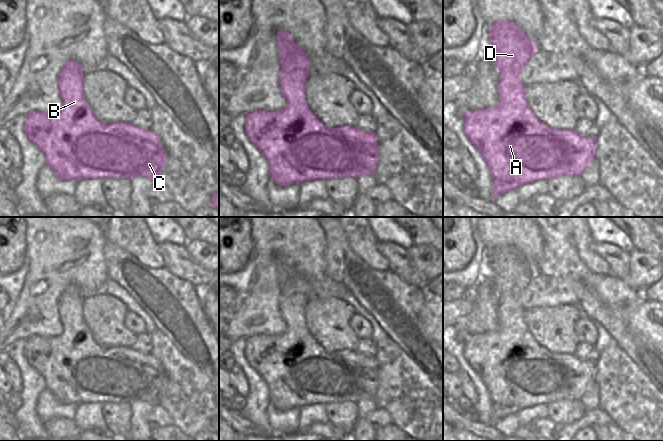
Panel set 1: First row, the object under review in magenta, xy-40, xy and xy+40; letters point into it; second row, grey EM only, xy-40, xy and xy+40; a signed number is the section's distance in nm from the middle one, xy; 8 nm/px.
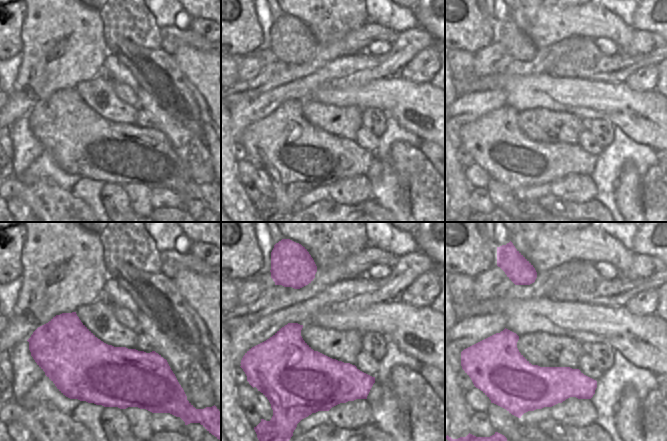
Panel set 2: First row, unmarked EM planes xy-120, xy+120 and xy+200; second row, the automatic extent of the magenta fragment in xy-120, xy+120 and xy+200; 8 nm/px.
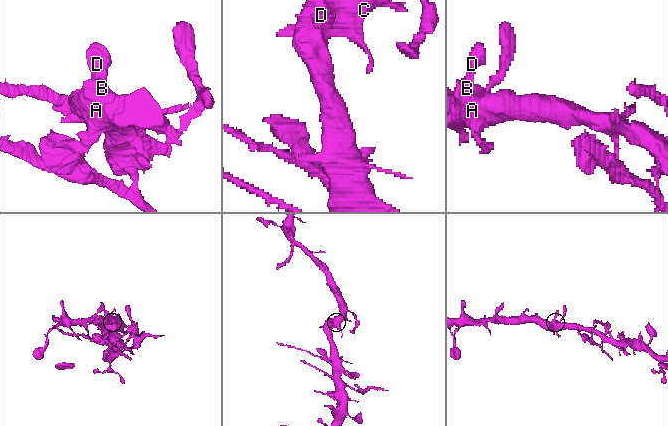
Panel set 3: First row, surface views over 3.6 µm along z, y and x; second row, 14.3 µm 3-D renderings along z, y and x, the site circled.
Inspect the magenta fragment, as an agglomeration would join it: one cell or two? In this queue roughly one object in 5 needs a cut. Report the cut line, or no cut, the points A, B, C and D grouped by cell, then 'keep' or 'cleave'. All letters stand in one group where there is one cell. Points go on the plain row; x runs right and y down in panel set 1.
cut none; groups A B C D; keep

